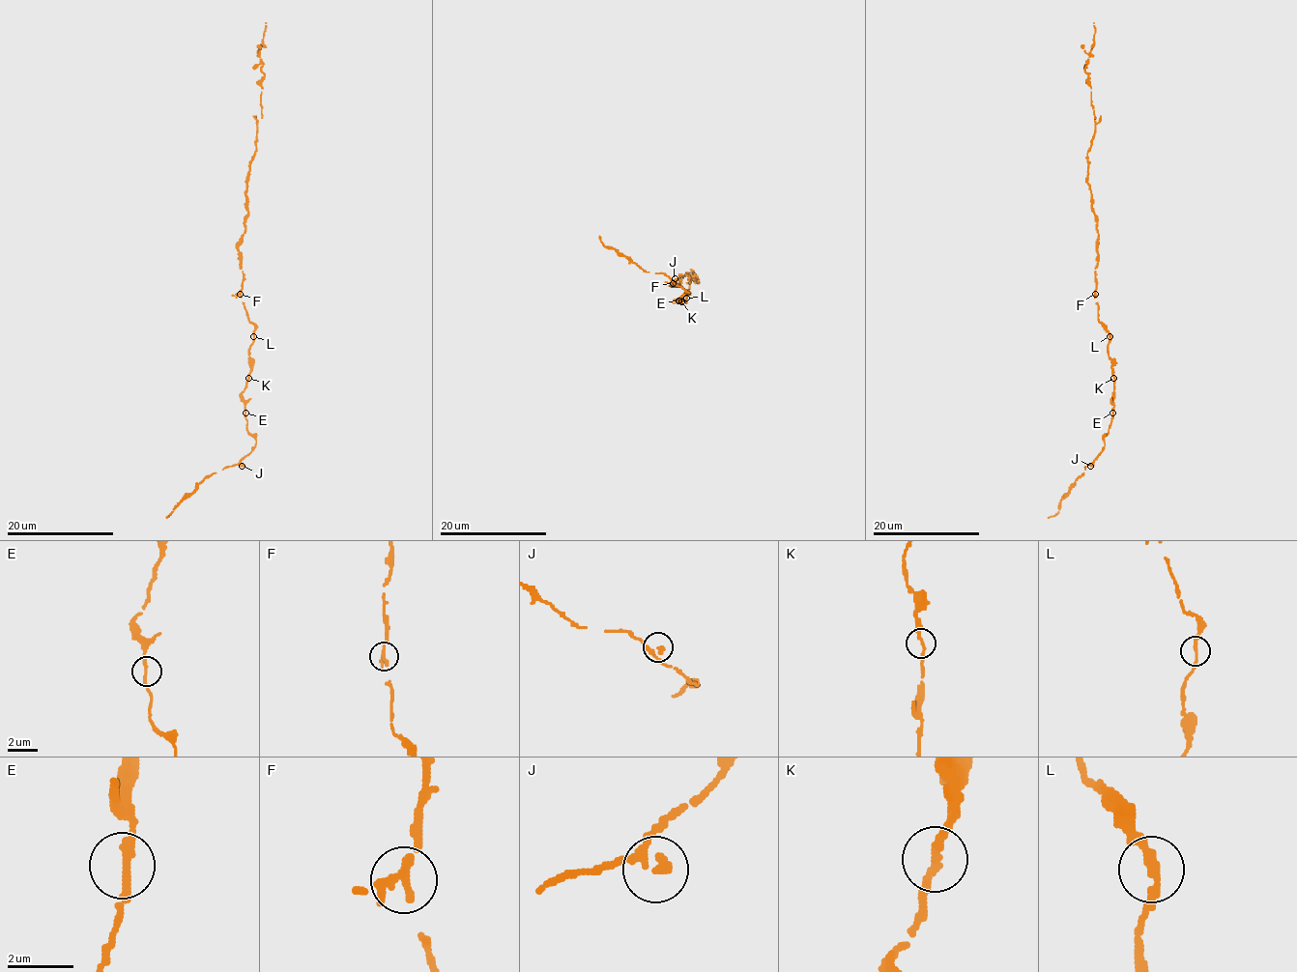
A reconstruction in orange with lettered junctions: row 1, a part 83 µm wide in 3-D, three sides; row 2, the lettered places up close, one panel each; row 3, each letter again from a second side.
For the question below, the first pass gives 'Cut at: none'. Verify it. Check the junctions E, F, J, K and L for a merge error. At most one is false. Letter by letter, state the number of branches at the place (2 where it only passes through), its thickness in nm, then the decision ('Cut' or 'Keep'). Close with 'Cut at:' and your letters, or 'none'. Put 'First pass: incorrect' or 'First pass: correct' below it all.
E: Branches: 2. Thickness 280 nm. Keep
F: Branches: 2. Thickness 280 nm. Cut
J: Branches: 2. Thickness 280 nm. Keep
K: Branches: 2. Thickness 260 nm. Keep
L: Branches: 2. Thickness 260 nm. Keep
Cut at: F
First pass: incorrect

